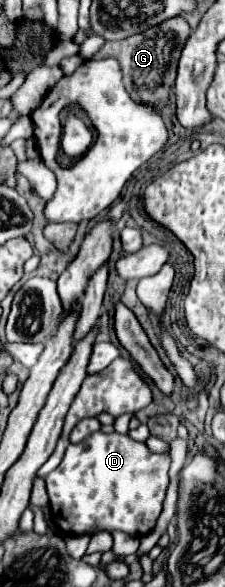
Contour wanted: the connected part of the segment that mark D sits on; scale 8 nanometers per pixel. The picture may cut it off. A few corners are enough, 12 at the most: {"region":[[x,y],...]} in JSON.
{"region":[[125,434],[69,444],[45,478],[63,534],[145,536],[171,458]]}

